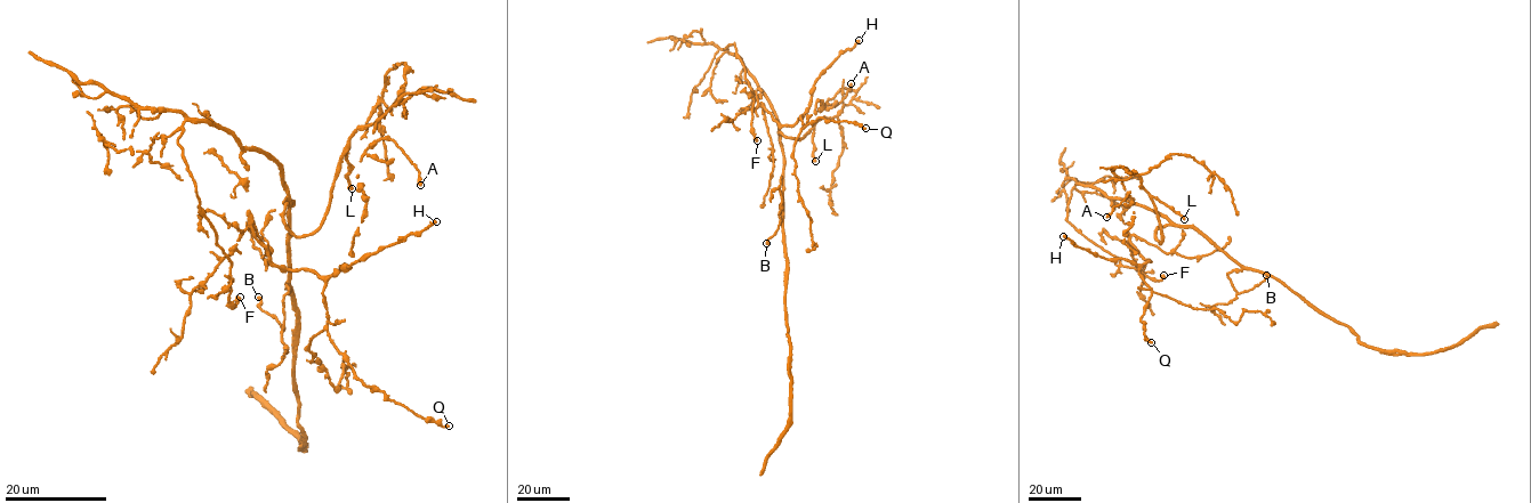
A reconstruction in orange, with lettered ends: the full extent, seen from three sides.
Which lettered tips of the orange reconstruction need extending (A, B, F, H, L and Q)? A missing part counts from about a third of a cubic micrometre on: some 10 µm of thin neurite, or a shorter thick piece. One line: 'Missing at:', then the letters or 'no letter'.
Missing at: no letter

